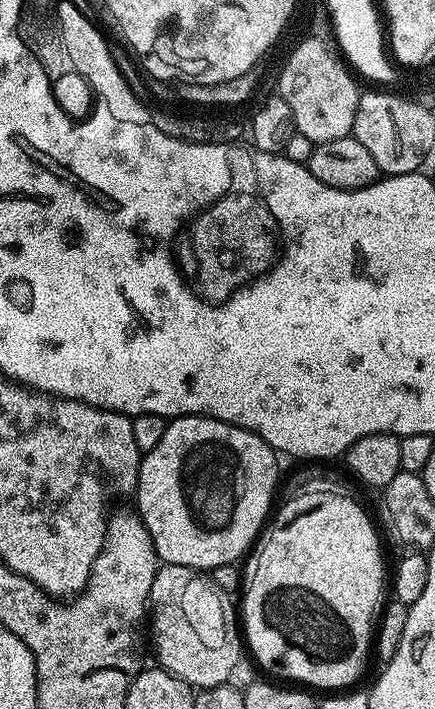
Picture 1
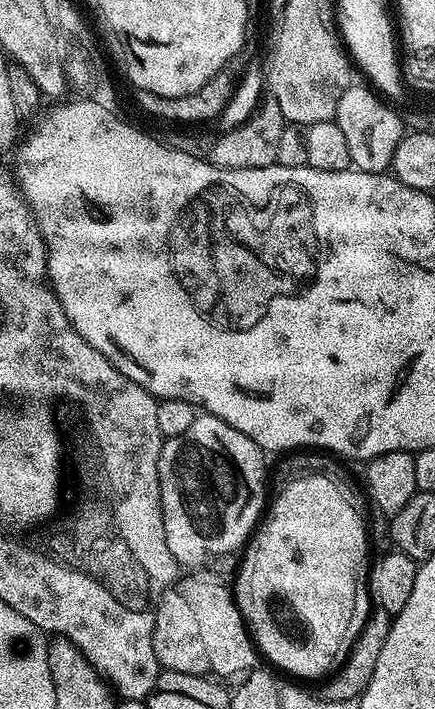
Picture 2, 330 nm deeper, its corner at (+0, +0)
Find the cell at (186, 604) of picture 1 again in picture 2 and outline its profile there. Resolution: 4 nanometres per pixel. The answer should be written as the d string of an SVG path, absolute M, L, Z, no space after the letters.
M201 574L201 576L186 576L175 586L167 588L160 595L160 602L156 606L156 621L152 630L152 642L154 644L154 654L158 658L161 669L209 678L224 678L220 676L236 675L236 677L239 677L241 674L253 671L258 664L258 652L253 645L251 636L248 634L248 625L244 623L240 608L236 605L233 589L229 585L220 584L204 574Z

